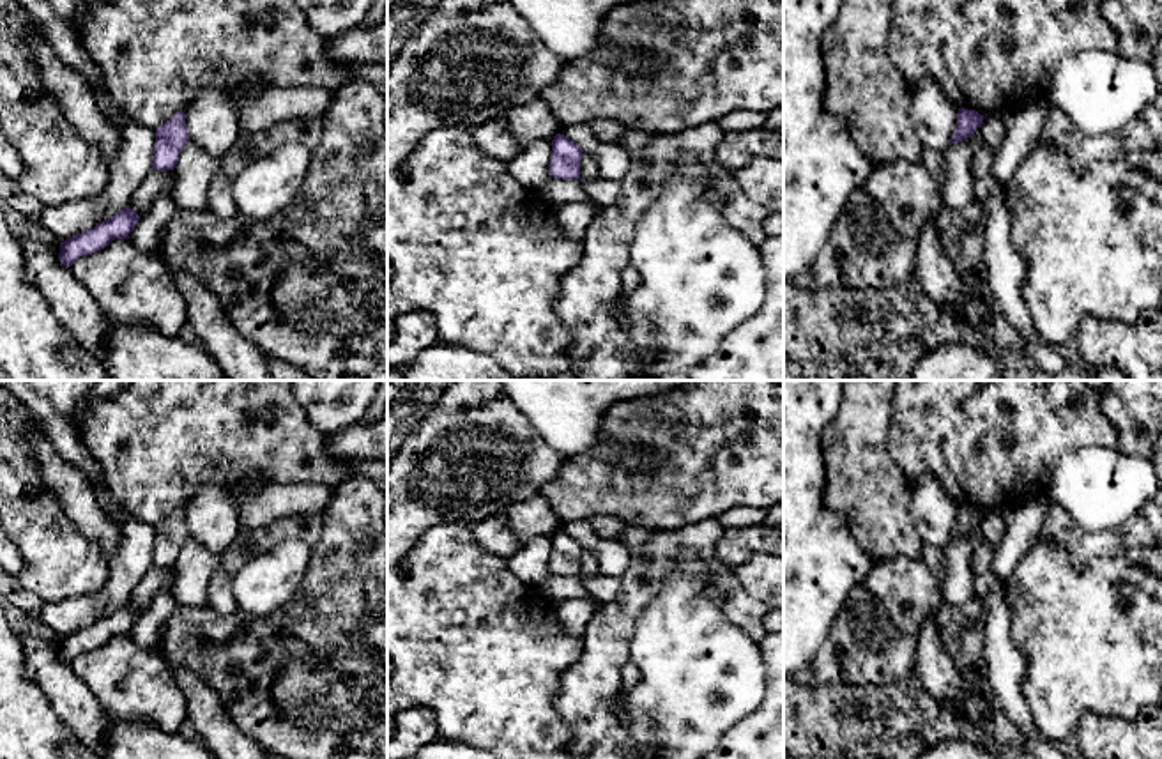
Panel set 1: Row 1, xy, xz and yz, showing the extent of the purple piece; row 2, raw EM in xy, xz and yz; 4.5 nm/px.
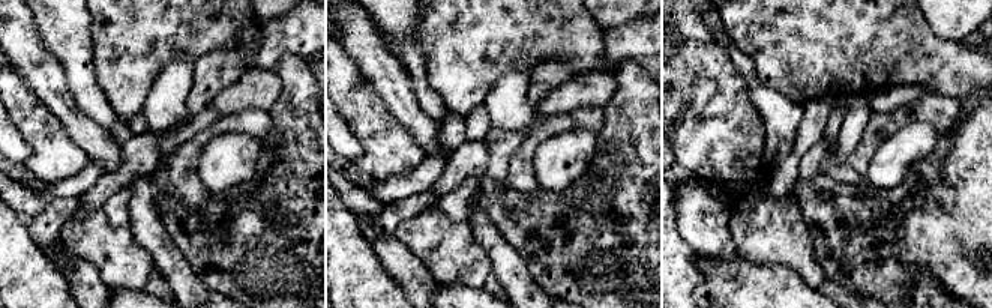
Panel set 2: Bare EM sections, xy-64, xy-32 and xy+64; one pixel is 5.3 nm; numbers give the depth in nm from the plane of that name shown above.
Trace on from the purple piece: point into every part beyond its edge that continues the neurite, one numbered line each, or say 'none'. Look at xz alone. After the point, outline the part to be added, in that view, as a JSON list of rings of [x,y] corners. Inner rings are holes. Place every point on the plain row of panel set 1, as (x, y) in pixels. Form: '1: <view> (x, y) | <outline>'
none

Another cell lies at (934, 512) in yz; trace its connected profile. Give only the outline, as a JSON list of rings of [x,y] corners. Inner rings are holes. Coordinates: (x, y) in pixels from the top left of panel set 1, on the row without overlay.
[[[934,474],[920,476],[911,487],[909,511],[918,534],[927,545],[952,540],[959,504],[946,494]]]

